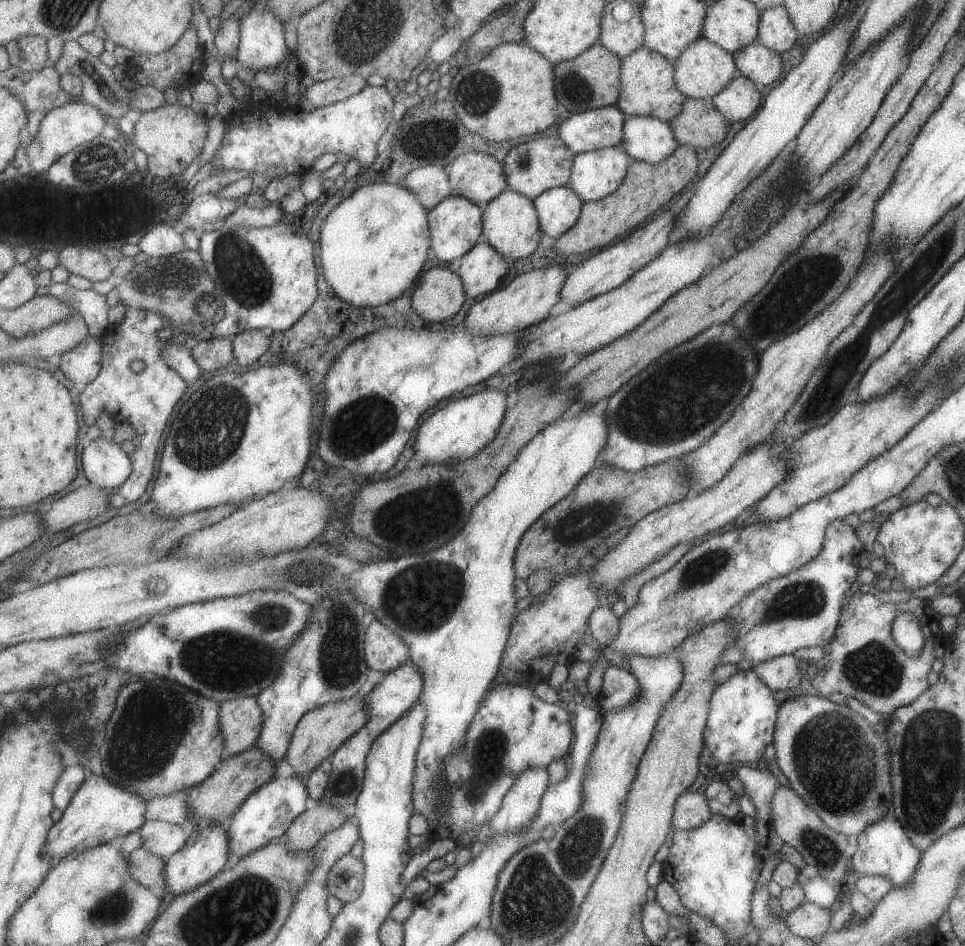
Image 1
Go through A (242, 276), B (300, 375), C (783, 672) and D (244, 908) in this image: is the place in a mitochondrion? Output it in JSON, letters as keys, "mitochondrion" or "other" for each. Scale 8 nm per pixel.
{"A":"mitochondrion","B":"other","C":"other","D":"mitochondrion"}

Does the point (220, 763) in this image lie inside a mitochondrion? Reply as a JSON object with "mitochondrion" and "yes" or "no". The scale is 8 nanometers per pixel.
{"mitochondrion":"no"}

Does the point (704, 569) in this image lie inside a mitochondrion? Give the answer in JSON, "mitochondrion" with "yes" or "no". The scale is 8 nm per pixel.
{"mitochondrion":"yes"}

